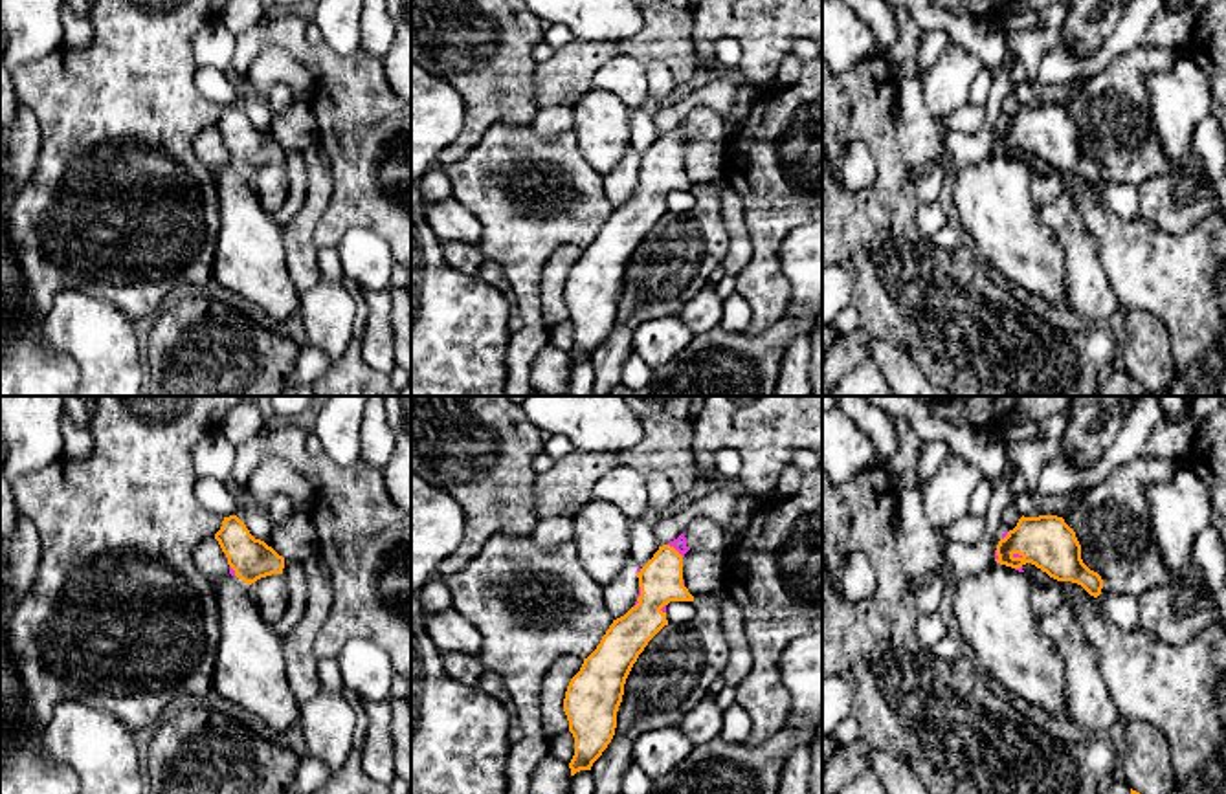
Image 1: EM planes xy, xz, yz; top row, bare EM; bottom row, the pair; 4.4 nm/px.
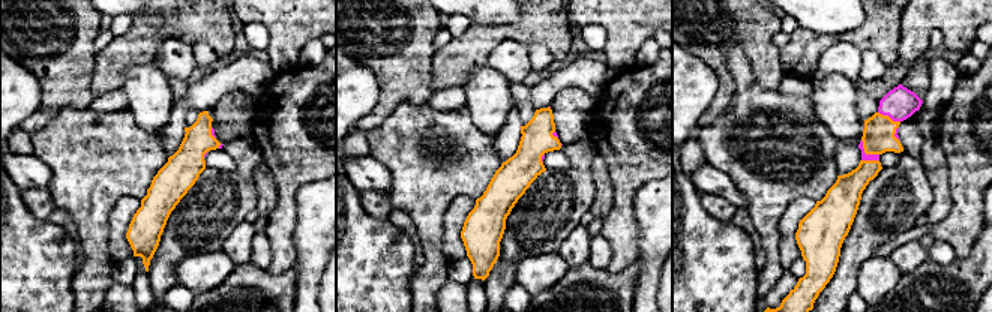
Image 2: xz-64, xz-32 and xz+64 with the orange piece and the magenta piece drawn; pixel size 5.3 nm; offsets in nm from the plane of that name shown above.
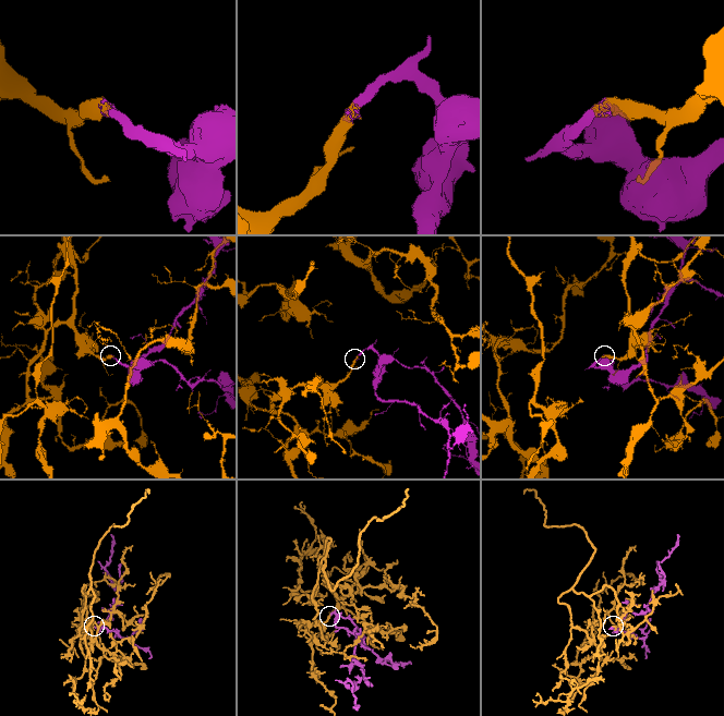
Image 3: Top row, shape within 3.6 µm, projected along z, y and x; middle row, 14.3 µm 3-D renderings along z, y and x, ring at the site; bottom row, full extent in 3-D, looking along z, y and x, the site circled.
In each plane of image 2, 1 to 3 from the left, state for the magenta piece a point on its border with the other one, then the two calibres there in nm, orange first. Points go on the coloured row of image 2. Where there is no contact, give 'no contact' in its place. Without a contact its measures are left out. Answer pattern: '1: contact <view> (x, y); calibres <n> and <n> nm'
1: contact xz-64 (210, 134); calibres 190 and 20 nm
2: contact xz-32 (553, 135); calibres 180 and 20 nm
3: contact xz+64 (866, 153); calibres 180 and 40 nm

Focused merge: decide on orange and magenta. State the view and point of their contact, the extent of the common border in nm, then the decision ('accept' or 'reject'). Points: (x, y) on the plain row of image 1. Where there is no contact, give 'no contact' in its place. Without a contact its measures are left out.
xz (674, 138) | 90 nm | accept

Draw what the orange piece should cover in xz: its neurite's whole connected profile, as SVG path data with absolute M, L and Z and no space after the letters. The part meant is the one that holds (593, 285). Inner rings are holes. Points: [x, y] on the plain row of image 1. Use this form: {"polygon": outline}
{"polygon": "M681 123L659 136L653 147L637 158L635 194L613 209L596 238L584 248L580 260L571 268L563 288L569 321L574 326L571 365L591 359L611 332L626 268L648 231L668 215L666 194L694 191L683 169L683 147L688 139Z"}

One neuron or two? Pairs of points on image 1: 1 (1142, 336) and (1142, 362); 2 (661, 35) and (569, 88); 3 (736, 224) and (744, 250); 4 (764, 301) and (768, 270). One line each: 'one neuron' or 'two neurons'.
1: one neuron
2: one neuron
3: one neuron
4: one neuron

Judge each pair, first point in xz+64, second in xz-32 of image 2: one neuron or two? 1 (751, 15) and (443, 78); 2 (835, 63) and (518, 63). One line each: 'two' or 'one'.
1: two
2: one

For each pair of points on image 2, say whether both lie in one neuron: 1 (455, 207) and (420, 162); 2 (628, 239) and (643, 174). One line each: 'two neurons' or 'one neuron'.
1: two neurons
2: one neuron

